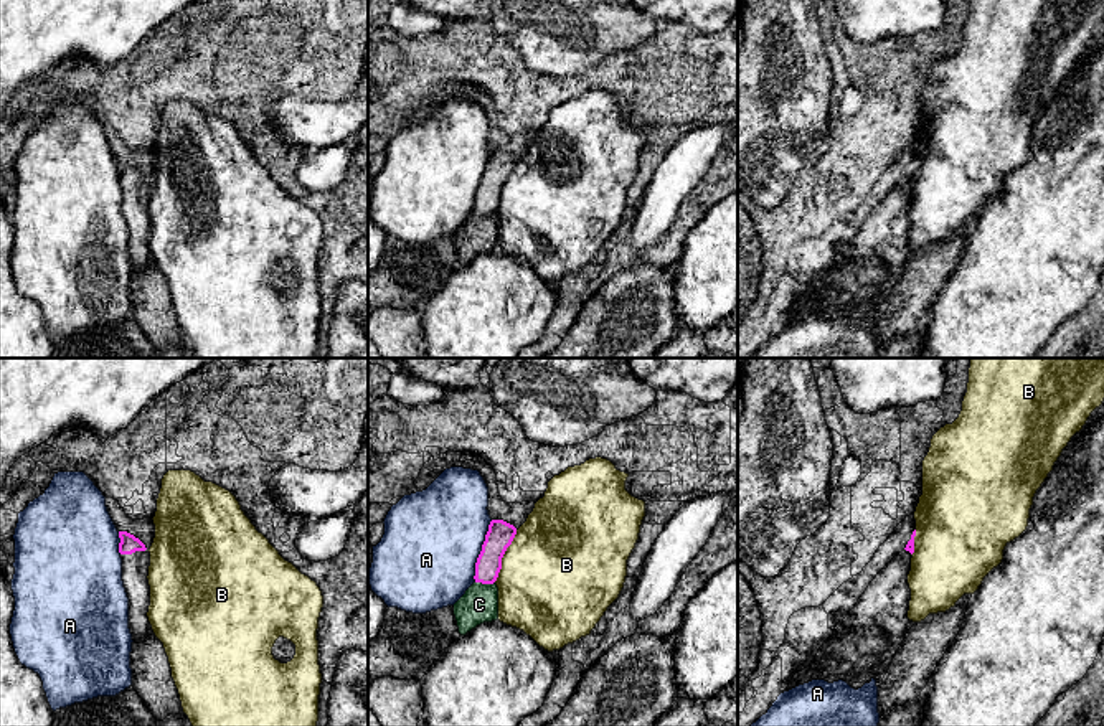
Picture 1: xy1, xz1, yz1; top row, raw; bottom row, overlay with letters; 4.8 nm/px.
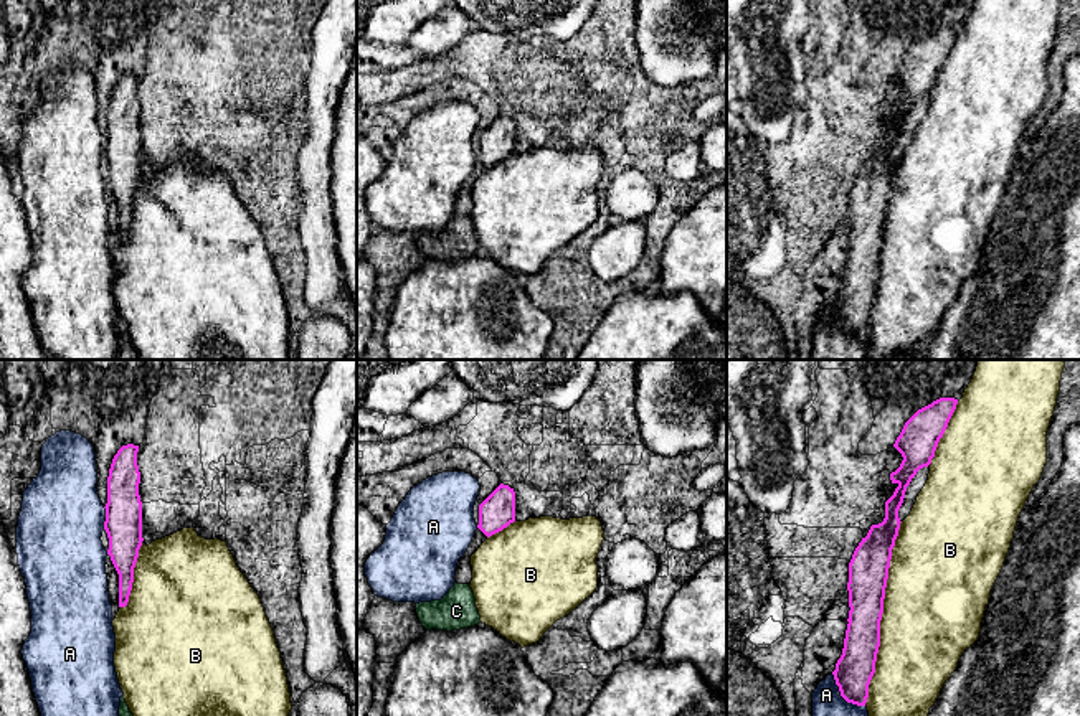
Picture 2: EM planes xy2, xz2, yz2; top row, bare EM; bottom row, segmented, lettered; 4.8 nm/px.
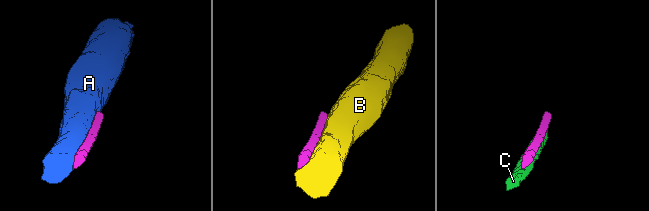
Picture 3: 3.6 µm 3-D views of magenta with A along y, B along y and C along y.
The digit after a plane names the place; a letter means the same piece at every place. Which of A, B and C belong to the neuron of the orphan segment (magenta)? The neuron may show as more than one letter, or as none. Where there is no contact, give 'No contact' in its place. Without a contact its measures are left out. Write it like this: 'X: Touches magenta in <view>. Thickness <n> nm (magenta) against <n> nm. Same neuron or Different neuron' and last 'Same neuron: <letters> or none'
A: Touches magenta in xz1. Thickness 130 nm (magenta) against 480 nm. Different neuron
B: Touches magenta in yz2. Thickness 190 nm (magenta) against 480 nm. Different neuron
C: Touches magenta in xz1. Thickness 130 nm (magenta) against 180 nm. Different neuron
Same neuron: none

